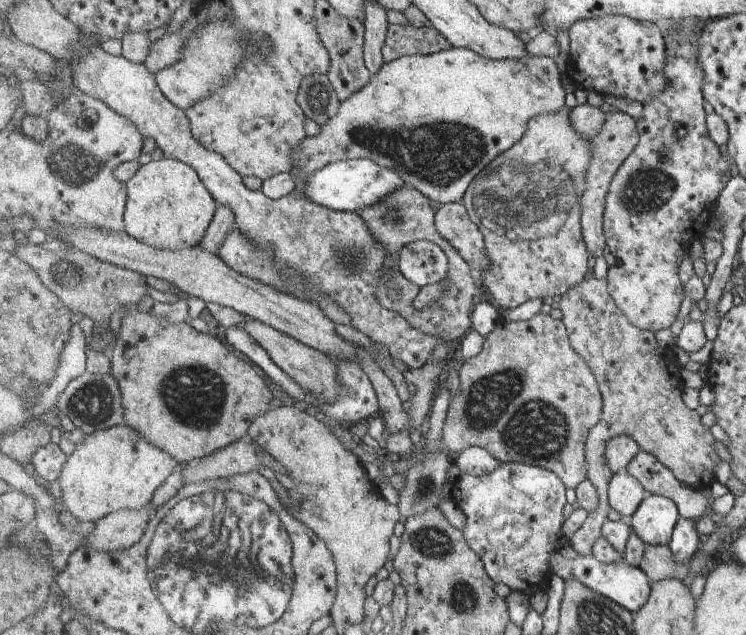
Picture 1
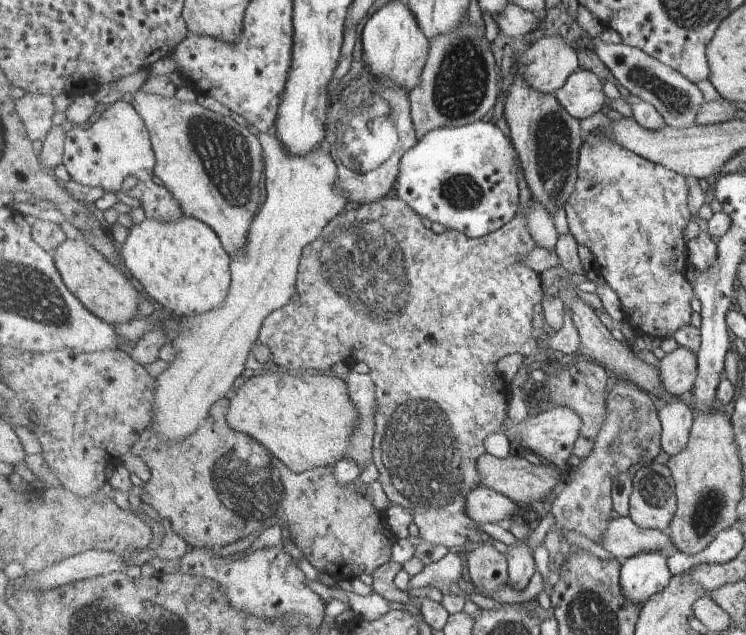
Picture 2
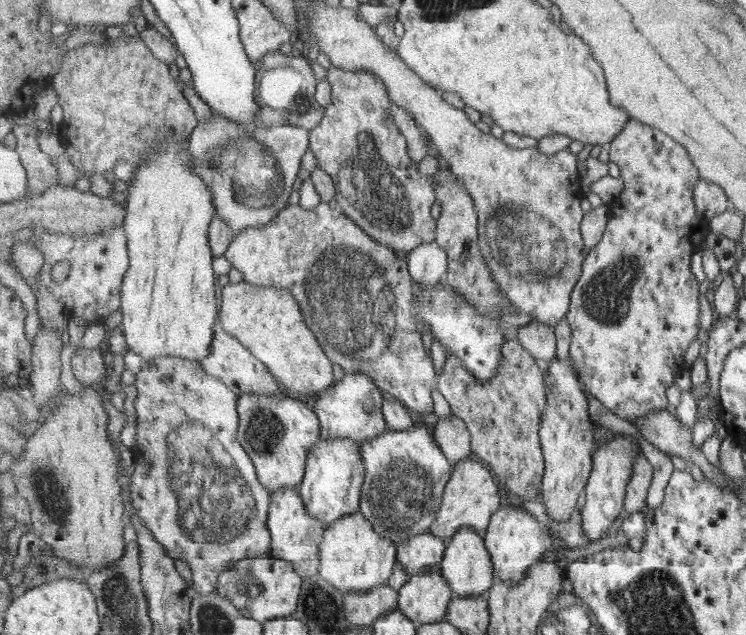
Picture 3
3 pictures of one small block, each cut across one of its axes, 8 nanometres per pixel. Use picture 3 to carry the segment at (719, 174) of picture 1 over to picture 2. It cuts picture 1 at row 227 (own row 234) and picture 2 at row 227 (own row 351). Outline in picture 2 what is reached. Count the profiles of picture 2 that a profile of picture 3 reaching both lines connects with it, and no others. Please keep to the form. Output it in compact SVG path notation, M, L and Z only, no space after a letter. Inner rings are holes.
M602 125L593 130L584 138L584 145L580 149L580 162L578 163L578 180L576 190L573 197L568 201L565 207L568 215L568 225L570 226L570 234L577 240L579 245L588 247L594 255L594 264L596 274L603 277L608 286L617 294L625 317L628 318L641 332L656 336L659 339L674 337L675 332L683 326L689 325L691 322L691 314L694 314L692 301L696 297L694 286L687 280L687 267L689 266L689 250L687 244L683 242L683 234L685 228L694 218L690 210L690 185L687 184L687 178L680 173L671 171L668 167L658 163L653 163L648 159L642 158L619 144L609 139L605 134Z

